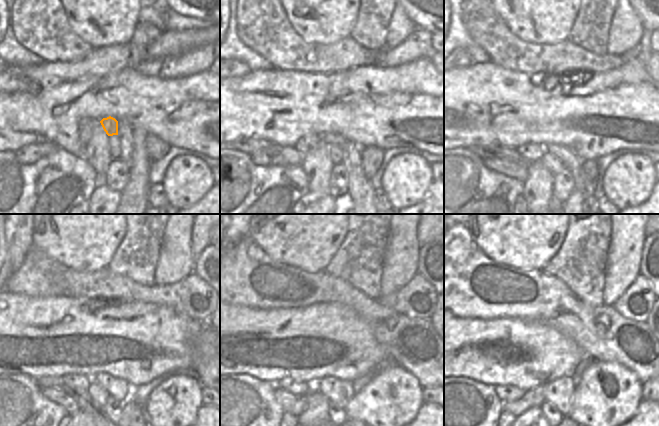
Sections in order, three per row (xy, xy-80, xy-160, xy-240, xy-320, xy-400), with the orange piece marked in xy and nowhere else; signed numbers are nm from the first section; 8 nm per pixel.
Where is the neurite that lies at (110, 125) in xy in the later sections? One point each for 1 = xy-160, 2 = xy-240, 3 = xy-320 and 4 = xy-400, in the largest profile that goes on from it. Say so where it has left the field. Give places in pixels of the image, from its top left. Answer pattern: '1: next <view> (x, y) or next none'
1: next xy-160 (570, 161)
2: next xy-240 (119, 389)
3: next xy-320 (339, 392)
4: next xy-400 (559, 392)

